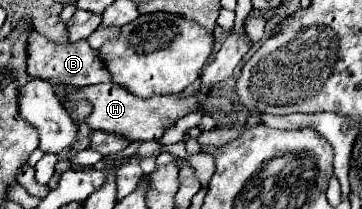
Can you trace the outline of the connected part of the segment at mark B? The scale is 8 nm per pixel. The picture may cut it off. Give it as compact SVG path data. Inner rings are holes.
M33 31L27 39L27 73L51 83L59 81L61 85L71 85L71 87L85 87L93 83L111 81L103 61L99 59L99 53L93 51L87 41L55 45L47 37L39 35L37 31Z

